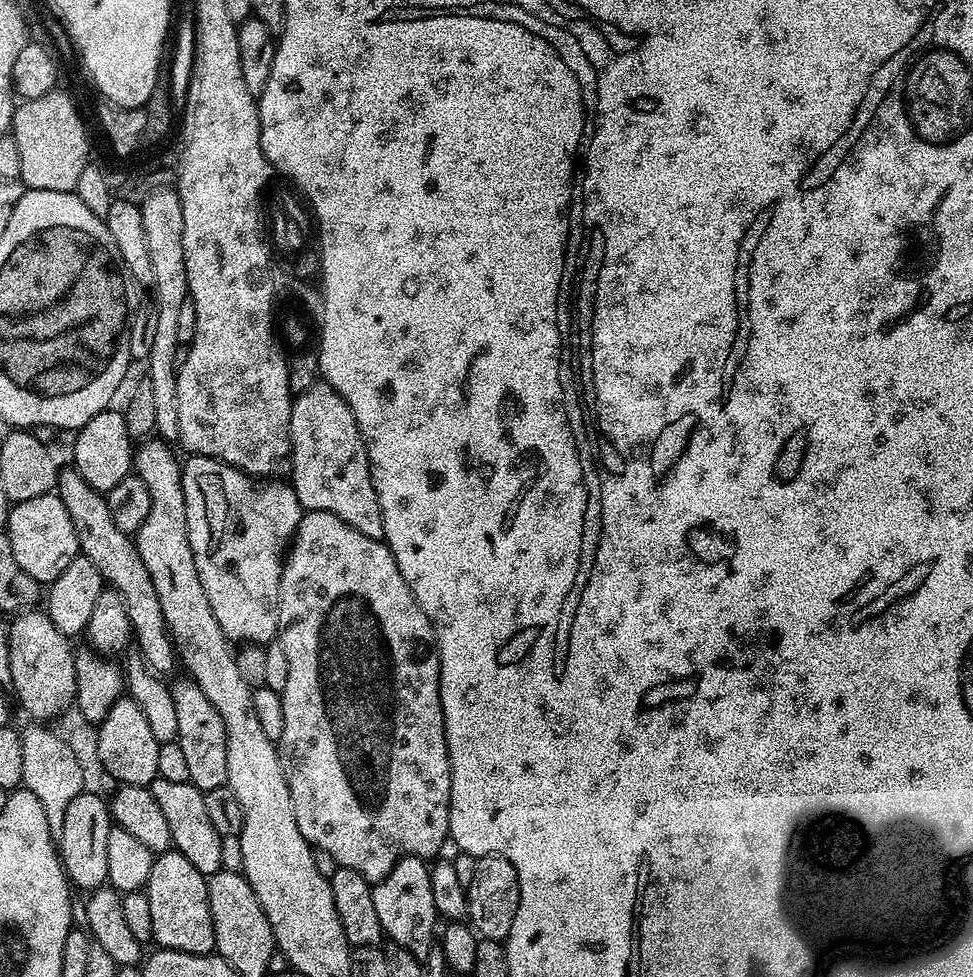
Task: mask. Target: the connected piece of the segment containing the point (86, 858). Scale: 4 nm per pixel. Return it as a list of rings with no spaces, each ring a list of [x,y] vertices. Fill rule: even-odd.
[[[85,790],[70,802],[66,818],[62,818],[62,830],[58,834],[58,851],[60,863],[64,866],[64,875],[77,889],[91,890],[103,888],[108,884],[106,870],[106,834],[114,826],[107,799],[95,796],[91,790]],[[77,884],[77,885],[76,885]]]

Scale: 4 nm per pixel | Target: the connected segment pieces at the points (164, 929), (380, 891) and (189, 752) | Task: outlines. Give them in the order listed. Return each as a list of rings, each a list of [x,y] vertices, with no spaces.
[[[181,852],[159,853],[152,861],[146,895],[154,917],[152,940],[161,949],[207,956],[215,949],[214,922],[208,905],[208,881]]]
[[[404,856],[392,867],[390,874],[386,874],[386,878],[372,885],[372,893],[384,936],[392,939],[395,947],[418,958],[427,956],[438,936],[438,915],[431,890],[429,865],[416,856]]]
[[[191,678],[183,679],[171,685],[174,710],[178,710],[176,740],[182,746],[182,754],[186,754],[186,763],[190,769],[190,782],[201,792],[206,793],[215,788],[225,787],[228,783],[226,726],[222,726],[222,718],[218,710],[210,706],[210,698],[202,694],[200,687]]]

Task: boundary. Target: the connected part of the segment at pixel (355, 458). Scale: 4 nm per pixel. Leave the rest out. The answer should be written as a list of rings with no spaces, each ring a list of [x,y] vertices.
[[[323,382],[312,384],[293,399],[290,442],[292,443],[290,483],[296,492],[301,509],[309,512],[329,512],[342,518],[342,522],[354,526],[354,530],[366,534],[366,538],[384,540],[382,506],[372,485],[372,467],[368,461],[368,451],[360,427],[354,418],[354,410],[350,410],[347,402],[329,384]]]

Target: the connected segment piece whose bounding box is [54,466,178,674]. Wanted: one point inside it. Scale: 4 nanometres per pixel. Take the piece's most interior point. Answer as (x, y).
(114, 552)

